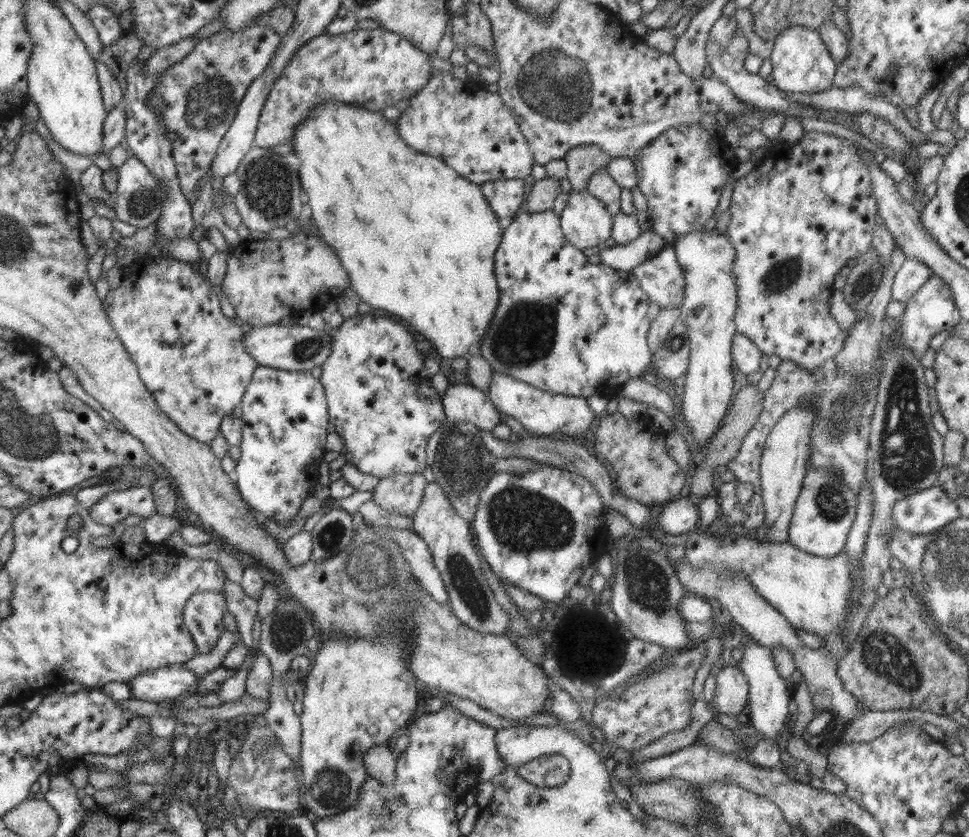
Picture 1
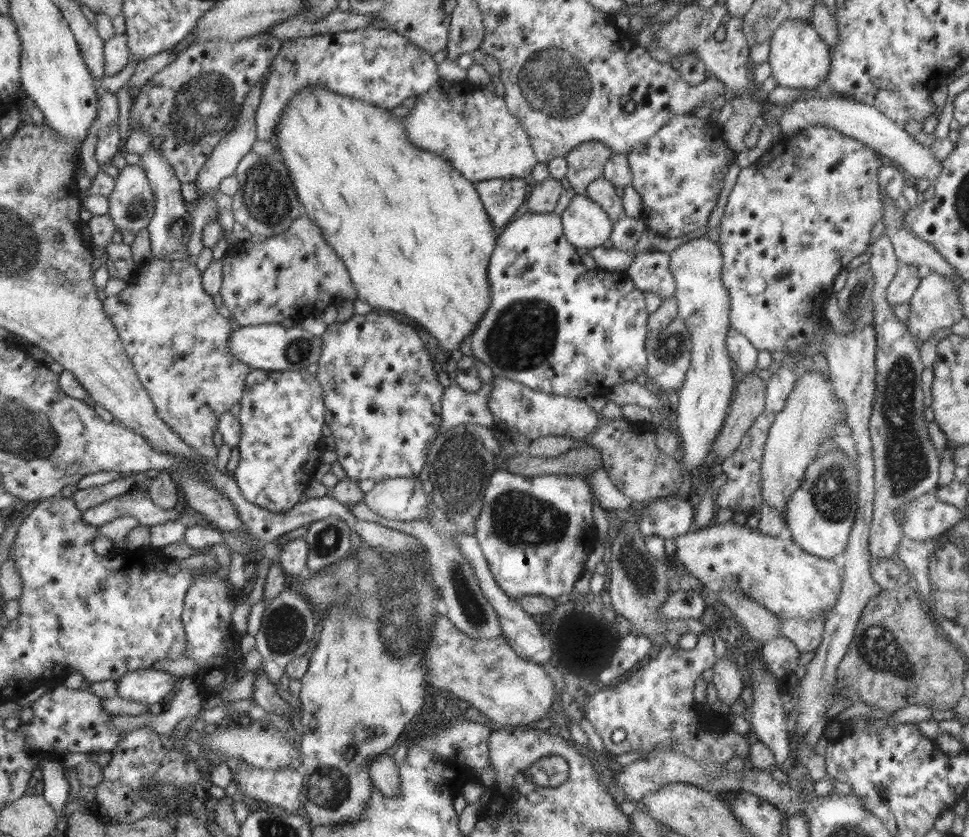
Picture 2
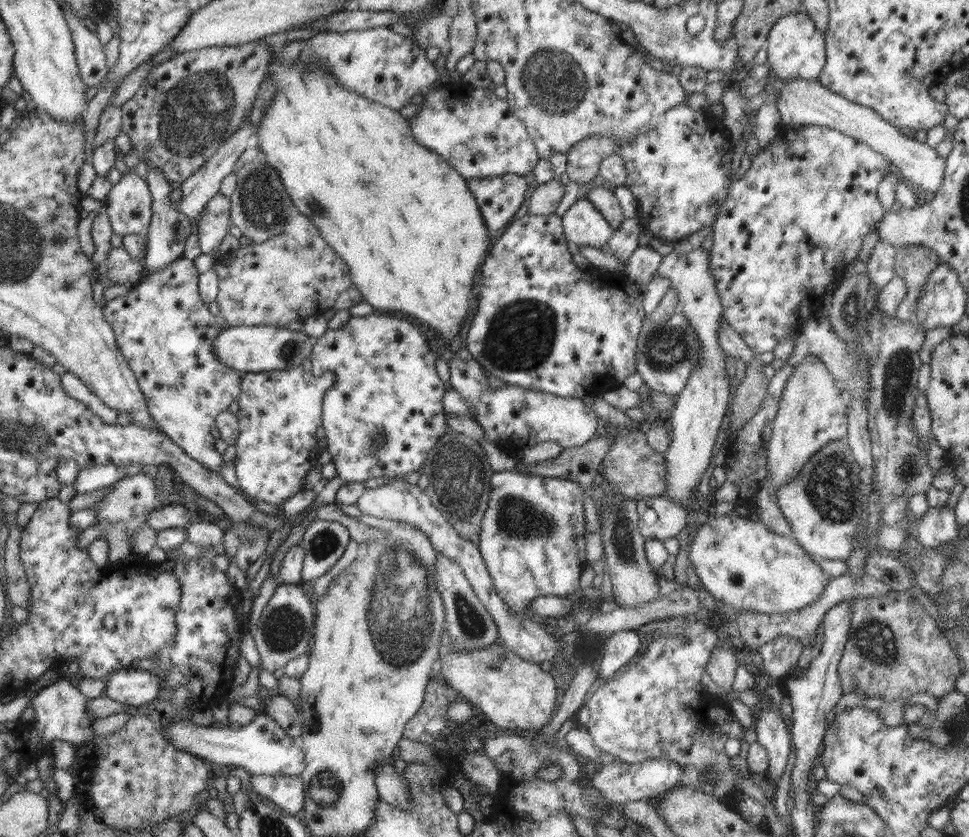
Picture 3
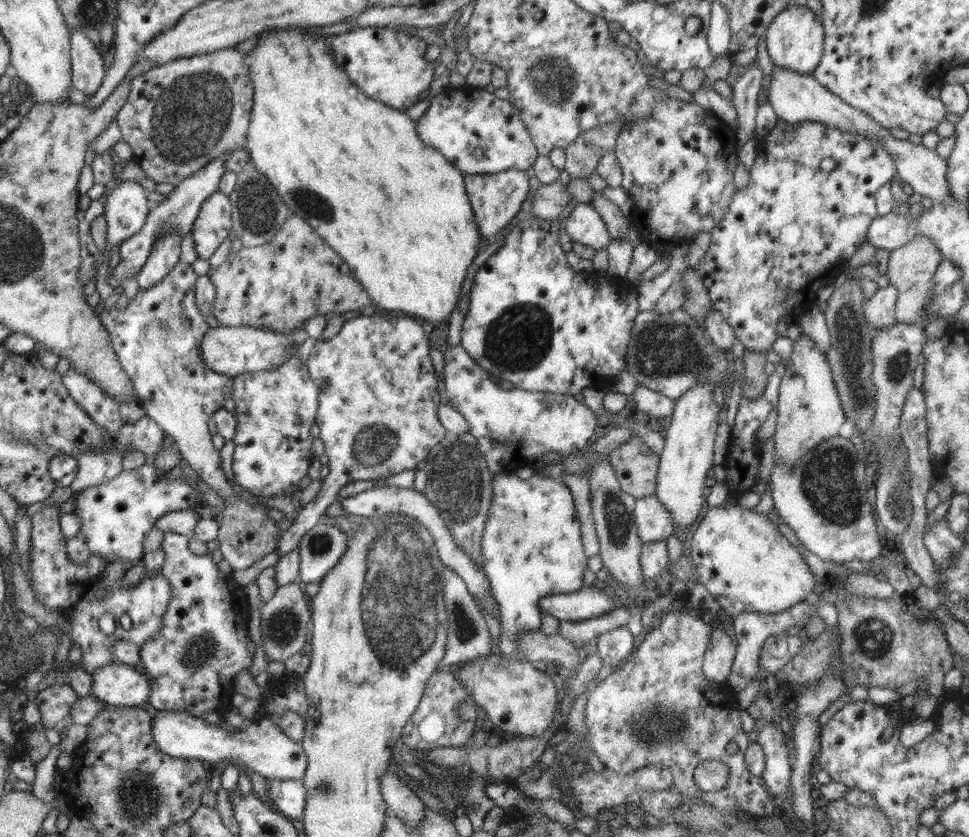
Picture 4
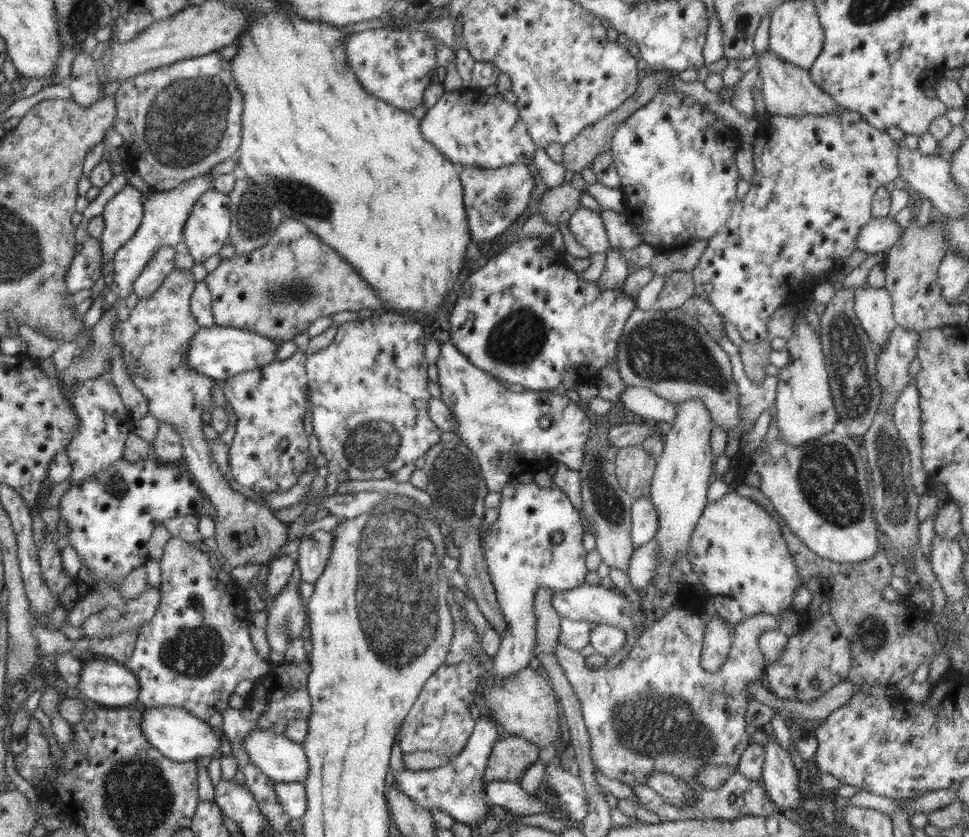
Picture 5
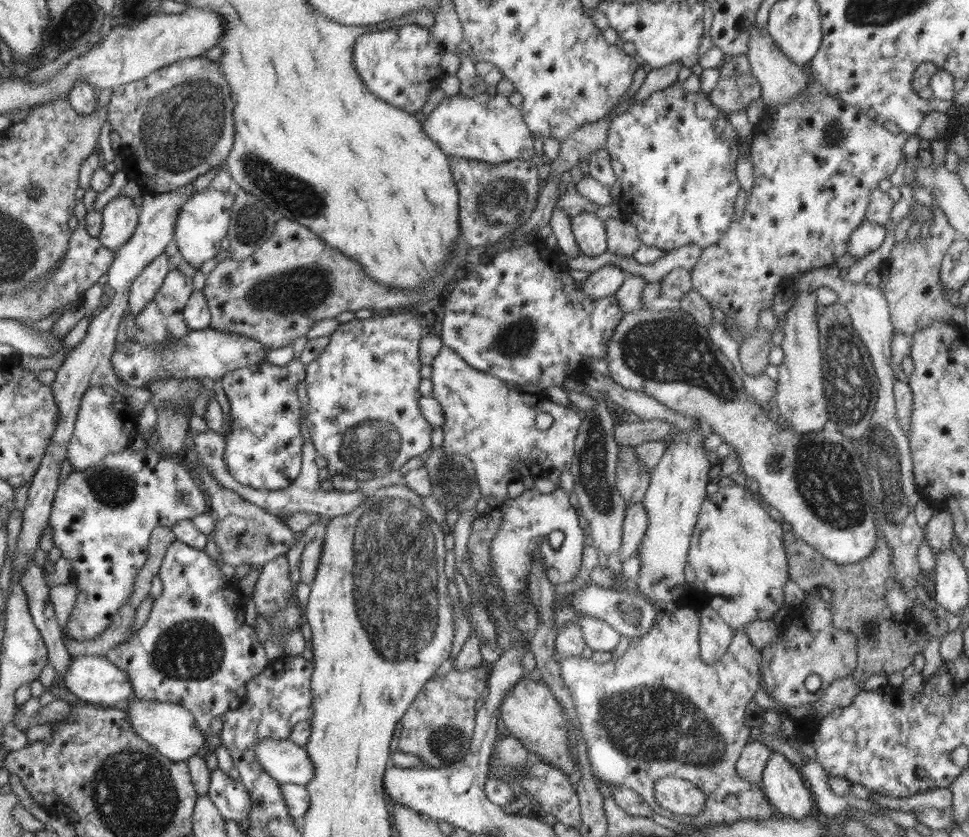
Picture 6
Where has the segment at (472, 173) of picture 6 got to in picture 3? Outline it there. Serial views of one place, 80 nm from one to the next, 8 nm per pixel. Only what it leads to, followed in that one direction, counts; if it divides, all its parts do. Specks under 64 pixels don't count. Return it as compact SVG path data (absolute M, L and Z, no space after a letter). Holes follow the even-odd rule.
M501 174L495 177L469 178L467 185L476 199L490 235L499 236L518 212L528 184L519 174Z

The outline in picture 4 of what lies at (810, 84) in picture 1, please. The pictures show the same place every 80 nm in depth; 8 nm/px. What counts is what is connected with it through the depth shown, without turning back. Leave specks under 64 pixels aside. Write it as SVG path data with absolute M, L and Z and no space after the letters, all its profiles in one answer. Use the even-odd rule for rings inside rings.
M791 4L772 20L765 34L764 46L776 68L810 76L824 54L824 34L820 18L812 10L802 5Z

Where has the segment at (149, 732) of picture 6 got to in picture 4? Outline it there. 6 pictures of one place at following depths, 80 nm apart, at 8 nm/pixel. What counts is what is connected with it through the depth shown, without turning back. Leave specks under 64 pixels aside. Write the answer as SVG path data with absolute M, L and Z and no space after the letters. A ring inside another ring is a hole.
M156 710L151 727L152 738L159 749L174 758L200 759L210 766L232 762L266 778L276 779L300 780L307 770L307 756L301 743L288 738L278 724L263 716L251 721L244 730L232 731L188 713Z

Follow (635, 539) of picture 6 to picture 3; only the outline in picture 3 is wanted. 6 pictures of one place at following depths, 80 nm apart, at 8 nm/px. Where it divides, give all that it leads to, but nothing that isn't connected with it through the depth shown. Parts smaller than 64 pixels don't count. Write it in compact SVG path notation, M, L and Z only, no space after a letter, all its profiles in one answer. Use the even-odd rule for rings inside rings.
M663 496L646 497L637 502L639 532L645 539L664 541L676 538L693 519L676 502L668 501Z

